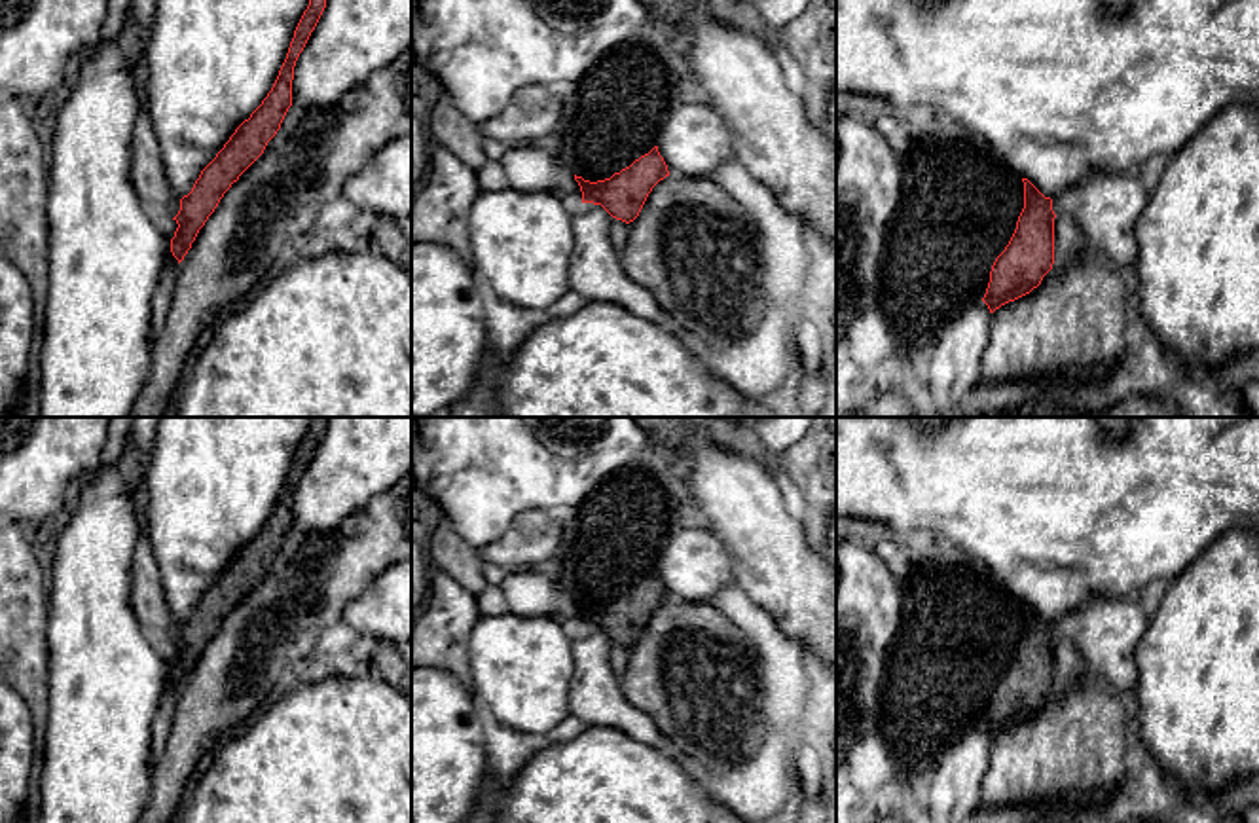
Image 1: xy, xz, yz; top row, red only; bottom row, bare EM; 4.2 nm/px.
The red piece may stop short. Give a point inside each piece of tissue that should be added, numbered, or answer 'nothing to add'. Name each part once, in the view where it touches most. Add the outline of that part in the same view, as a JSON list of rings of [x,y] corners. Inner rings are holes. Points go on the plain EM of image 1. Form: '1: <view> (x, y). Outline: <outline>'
1: yz (960, 628). Outline: [[[933,552],[916,554],[916,575],[903,592],[901,630],[895,637],[880,685],[878,726],[887,745],[899,751],[903,772],[914,772],[920,755],[933,755],[967,728],[980,726],[995,683],[1009,669],[1024,633],[1024,607],[994,575],[973,561],[967,569],[939,563]]]

